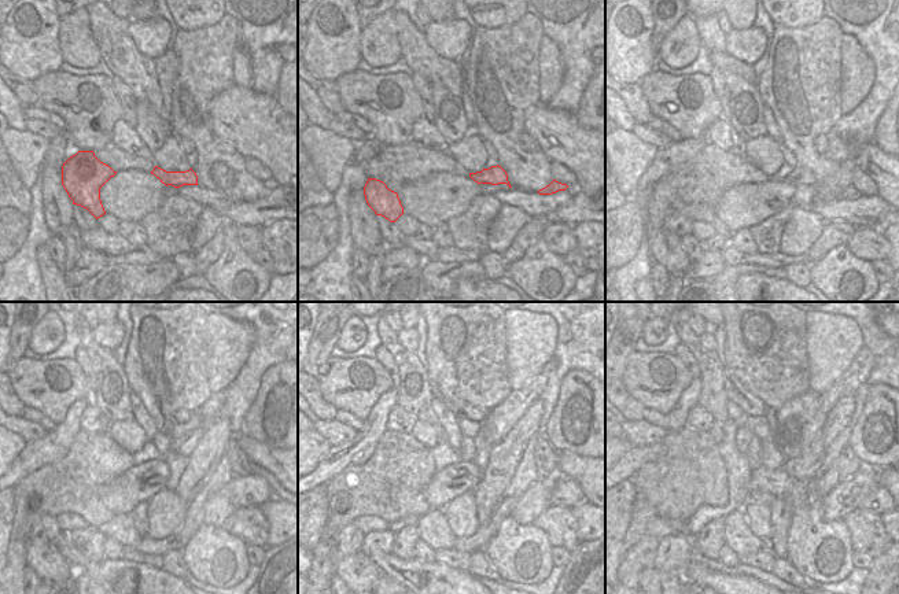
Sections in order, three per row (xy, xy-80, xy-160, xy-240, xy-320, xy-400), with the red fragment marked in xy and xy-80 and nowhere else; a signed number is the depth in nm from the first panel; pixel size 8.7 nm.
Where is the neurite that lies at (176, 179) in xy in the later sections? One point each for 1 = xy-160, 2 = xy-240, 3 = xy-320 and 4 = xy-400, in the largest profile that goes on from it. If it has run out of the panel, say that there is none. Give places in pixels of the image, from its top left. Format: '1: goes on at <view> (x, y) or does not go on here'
1: goes on at xy-160 (847, 183)
2: goes on at xy-240 (249, 491)
3: goes on at xy-320 (566, 494)
4: goes on at xy-400 (880, 501)

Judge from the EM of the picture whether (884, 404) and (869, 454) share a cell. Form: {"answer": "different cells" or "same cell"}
{"answer": "same cell"}

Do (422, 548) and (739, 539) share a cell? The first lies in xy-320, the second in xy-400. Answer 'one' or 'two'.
two

